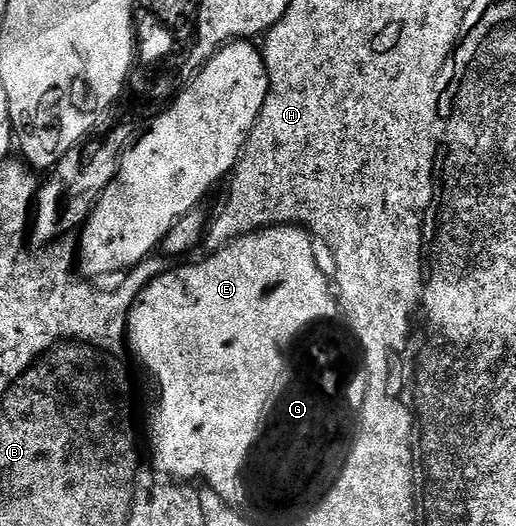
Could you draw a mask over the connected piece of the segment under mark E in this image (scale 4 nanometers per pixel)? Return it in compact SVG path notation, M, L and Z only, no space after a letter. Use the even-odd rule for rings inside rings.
M272 226L260 228L257 232L249 232L246 236L238 236L230 244L214 249L207 254L211 256L197 261L196 264L183 264L172 272L171 269L165 270L147 285L144 292L139 293L127 319L125 340L129 345L129 352L132 352L155 375L155 380L159 383L159 405L151 416L151 448L149 444L154 467L160 473L168 472L171 478L179 482L203 480L199 482L217 490L219 497L230 508L239 504L239 500L243 500L243 488L239 488L239 464L243 464L243 456L247 456L247 448L251 440L255 440L255 432L259 432L259 424L267 412L267 404L271 404L271 399L277 395L277 386L281 386L283 375L285 375L283 344L287 344L287 340L295 336L295 328L307 324L307 320L315 320L315 316L327 312L341 312L336 297L333 295L332 285L323 277L323 272L315 261L315 248L311 243L313 243L312 237L299 226Z

